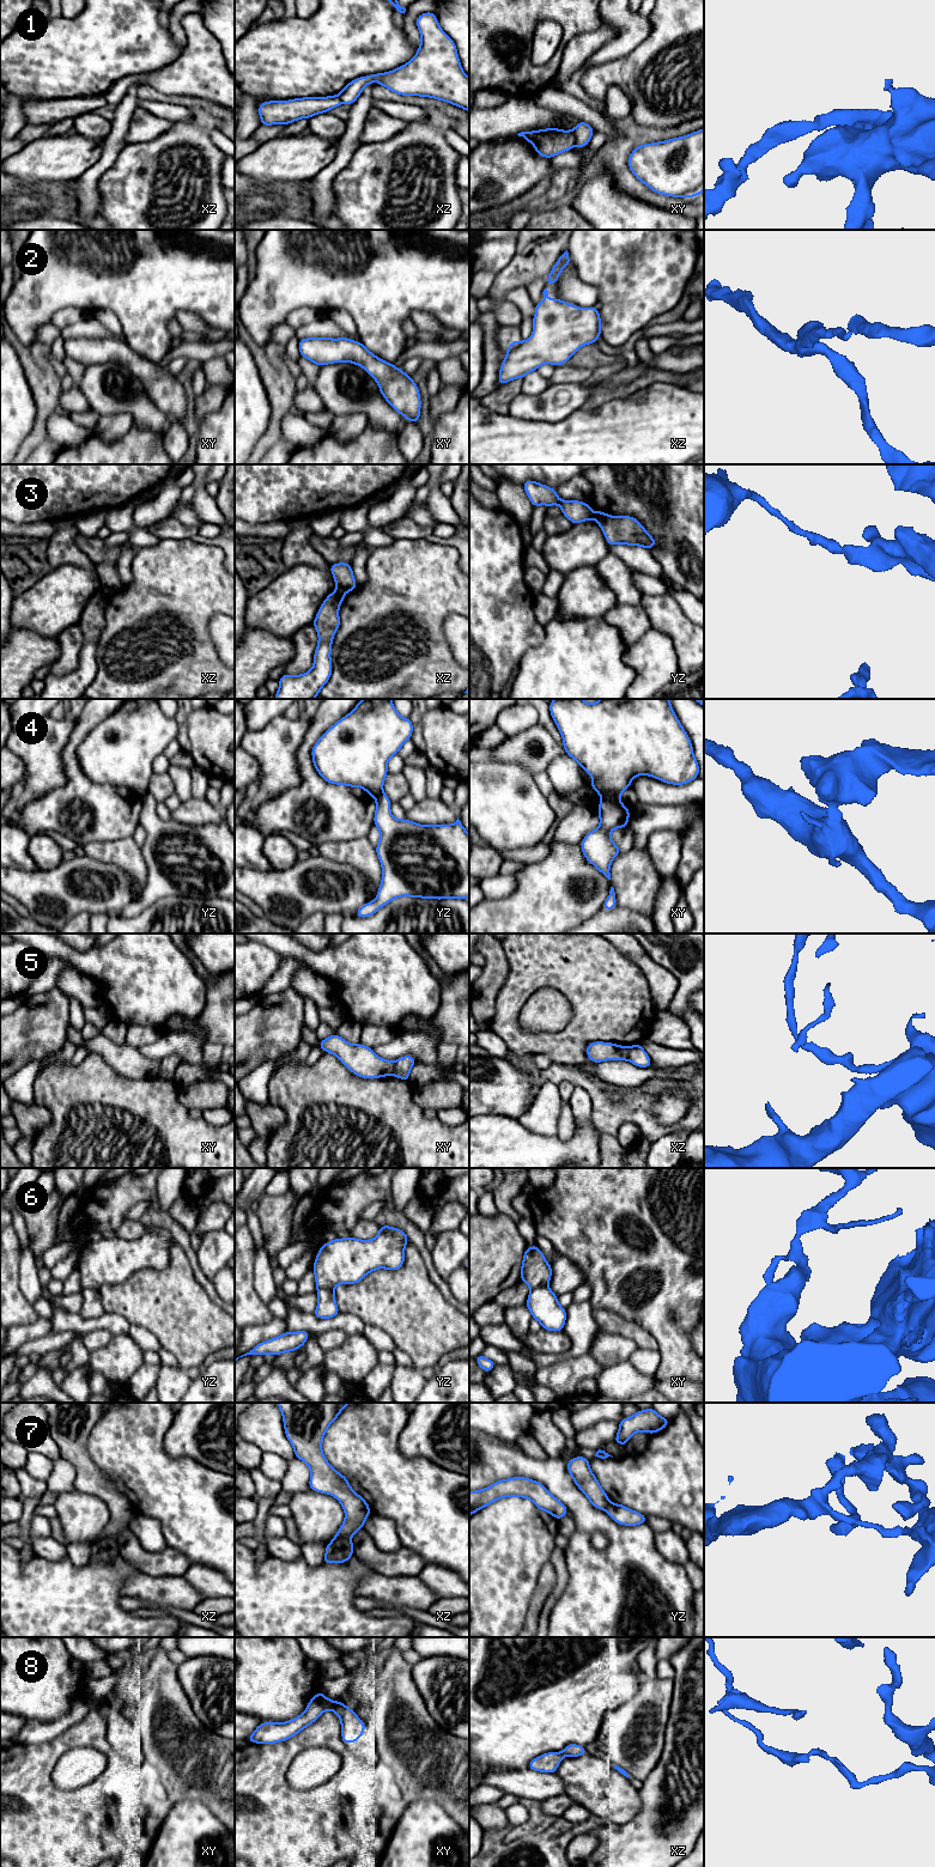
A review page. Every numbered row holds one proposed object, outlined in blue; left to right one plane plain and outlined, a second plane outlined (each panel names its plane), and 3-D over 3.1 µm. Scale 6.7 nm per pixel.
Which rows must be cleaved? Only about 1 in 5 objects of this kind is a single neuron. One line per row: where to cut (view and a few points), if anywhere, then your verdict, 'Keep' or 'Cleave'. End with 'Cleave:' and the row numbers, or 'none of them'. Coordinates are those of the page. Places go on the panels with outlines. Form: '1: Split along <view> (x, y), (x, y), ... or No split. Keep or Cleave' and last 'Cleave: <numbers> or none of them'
1: Split along xy (571, 131), (575, 145). Cleave
2: No split. Keep
3: Split along xz (338, 588), (344, 593). Cleave
4: Split along xy (618, 796), (603, 795), (601, 797). Cleave
5: Split along xy (395, 1062), (393, 1074). Cleave
6: Split along yz (317, 1287), (332, 1289). Cleave
7: Split along xz (350, 1538), (332, 1542). Cleave
8: Split along xy (331, 1701), (327, 1708). Cleave
Cleave: 1, 3, 4, 5, 6, 7, 8

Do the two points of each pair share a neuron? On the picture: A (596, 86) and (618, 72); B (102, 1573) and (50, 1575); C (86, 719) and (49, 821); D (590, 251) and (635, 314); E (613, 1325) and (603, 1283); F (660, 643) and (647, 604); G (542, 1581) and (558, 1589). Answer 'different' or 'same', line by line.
A: same
B: same
C: same
D: same
E: different
F: different
G: different

